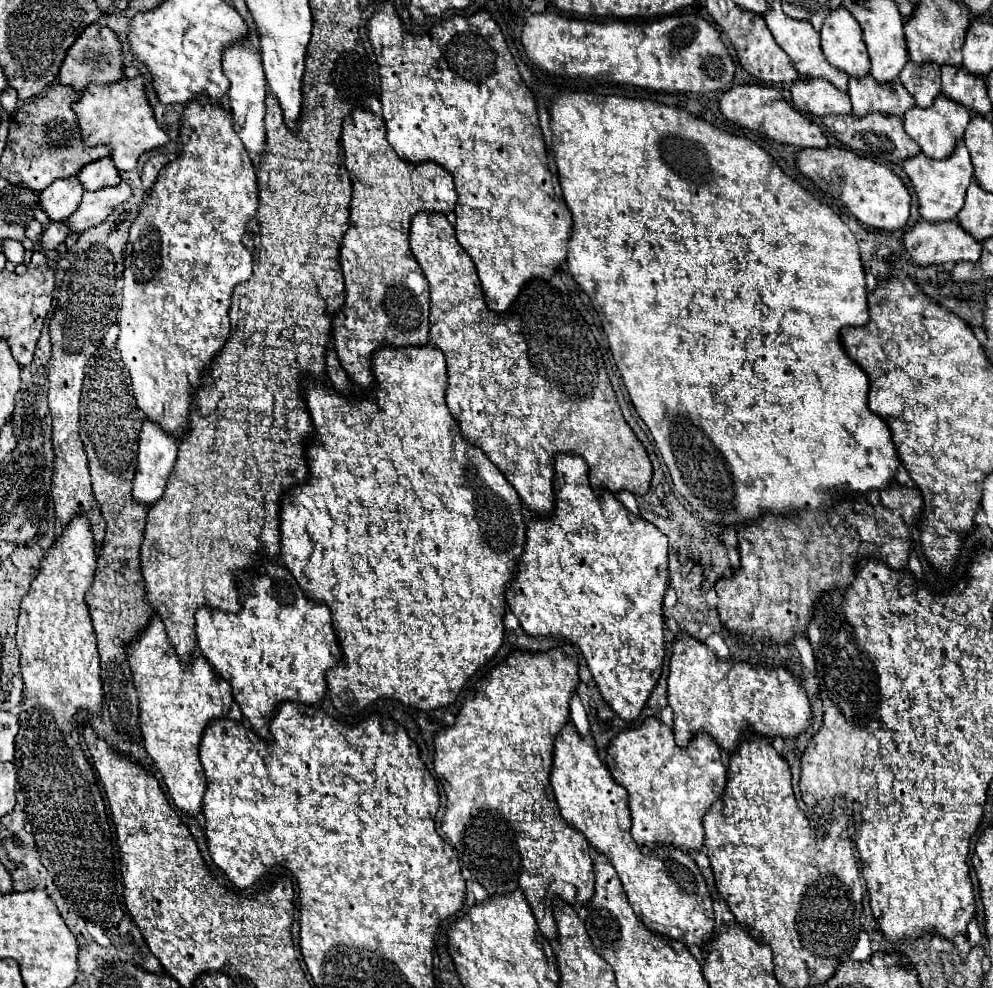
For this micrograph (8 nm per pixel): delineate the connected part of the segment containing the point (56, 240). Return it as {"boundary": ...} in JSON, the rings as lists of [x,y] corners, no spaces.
{"boundary":[[[51,222],[49,228],[43,232],[41,238],[41,248],[43,250],[57,250],[59,244],[63,244],[67,240],[67,236],[71,236],[73,230],[69,228],[69,224],[65,222]]]}

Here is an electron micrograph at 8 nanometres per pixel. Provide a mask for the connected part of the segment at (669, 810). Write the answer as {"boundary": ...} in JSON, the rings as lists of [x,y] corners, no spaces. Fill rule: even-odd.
{"boundary":[[[647,718],[639,728],[625,730],[611,740],[605,762],[615,782],[629,792],[629,810],[633,818],[631,836],[643,854],[649,854],[659,846],[675,846],[685,852],[703,848],[703,816],[717,800],[721,800],[727,784],[727,768],[721,762],[719,746],[711,742],[709,736],[697,736],[691,740],[691,748],[679,750],[673,740],[673,730],[657,718]]]}

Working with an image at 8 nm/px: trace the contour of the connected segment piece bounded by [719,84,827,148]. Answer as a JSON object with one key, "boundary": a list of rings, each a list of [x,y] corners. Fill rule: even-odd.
{"boundary":[[[761,84],[733,86],[731,90],[723,92],[723,96],[719,100],[719,108],[727,120],[731,120],[743,128],[749,128],[749,130],[759,130],[759,132],[767,134],[769,138],[773,138],[775,142],[793,144],[799,148],[823,148],[823,146],[827,146],[827,138],[823,136],[819,126],[813,124],[811,120],[807,120],[795,108],[791,108],[783,100],[781,92],[775,90],[773,86],[761,86]]]}

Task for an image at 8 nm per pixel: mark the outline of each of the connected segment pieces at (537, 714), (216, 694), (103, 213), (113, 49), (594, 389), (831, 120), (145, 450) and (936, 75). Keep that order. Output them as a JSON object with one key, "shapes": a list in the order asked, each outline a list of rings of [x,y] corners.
{"shapes":[[[[571,644],[543,654],[513,652],[487,678],[475,684],[475,692],[463,702],[455,724],[435,734],[433,764],[447,794],[447,812],[441,830],[489,896],[503,896],[515,890],[523,892],[541,934],[549,940],[557,940],[553,898],[561,898],[571,906],[587,906],[595,892],[591,846],[579,830],[573,830],[561,818],[549,782],[555,740],[569,722],[569,702],[577,692],[577,684],[578,656]]],[[[151,616],[147,630],[131,642],[129,664],[139,694],[145,750],[163,774],[175,806],[187,816],[199,816],[203,812],[203,794],[207,790],[205,770],[199,762],[199,744],[209,722],[229,714],[233,704],[231,686],[219,678],[201,656],[193,658],[189,666],[183,666],[167,640],[159,616]]],[[[121,180],[119,186],[101,188],[97,192],[85,192],[81,206],[77,208],[75,216],[71,216],[71,220],[67,222],[71,224],[71,228],[75,228],[75,232],[83,232],[91,226],[101,224],[113,212],[113,208],[125,202],[129,196],[131,186],[127,186],[125,180]]],[[[89,24],[75,40],[75,44],[67,50],[65,60],[59,68],[59,84],[73,86],[77,92],[83,92],[89,84],[111,84],[123,78],[123,56],[121,42],[115,32],[101,24]]],[[[415,214],[413,224],[411,224],[411,232],[409,232],[409,244],[411,244],[411,250],[413,250],[415,260],[419,262],[421,270],[423,270],[427,282],[429,282],[429,288],[431,288],[431,316],[429,316],[431,344],[437,346],[445,354],[445,360],[447,360],[447,374],[449,374],[447,406],[449,406],[451,414],[455,416],[455,420],[459,422],[459,428],[461,428],[463,438],[469,444],[475,444],[475,446],[479,446],[485,452],[485,456],[499,468],[499,472],[507,478],[507,482],[513,484],[513,488],[517,490],[517,494],[523,500],[523,504],[531,512],[535,512],[539,516],[551,516],[553,514],[553,510],[555,510],[555,496],[553,496],[553,472],[555,472],[555,466],[553,464],[555,464],[555,456],[557,454],[575,454],[575,456],[581,456],[589,464],[589,482],[591,482],[591,488],[595,490],[597,496],[603,490],[609,490],[611,494],[617,494],[621,490],[629,490],[633,494],[645,494],[649,490],[649,482],[651,482],[651,474],[653,474],[649,456],[647,456],[643,444],[637,440],[635,432],[629,428],[629,424],[625,422],[625,418],[621,414],[619,402],[615,398],[615,390],[613,390],[613,386],[611,386],[611,382],[607,378],[605,366],[603,366],[601,350],[599,350],[599,346],[597,346],[597,342],[595,342],[595,338],[593,338],[593,334],[589,330],[589,324],[583,320],[583,316],[575,308],[573,300],[567,298],[565,294],[561,294],[549,282],[535,280],[535,282],[529,282],[523,288],[521,296],[515,300],[515,304],[511,306],[511,310],[505,316],[493,314],[487,308],[485,300],[483,300],[483,290],[481,290],[477,272],[473,268],[473,260],[459,246],[457,238],[455,238],[455,230],[447,222],[445,216],[441,216],[441,214]]],[[[853,114],[847,116],[823,116],[823,124],[841,144],[849,146],[853,152],[857,152],[863,158],[869,158],[877,164],[899,164],[911,156],[921,154],[921,148],[907,136],[901,118],[897,116],[883,116],[883,114],[871,114],[863,118],[855,118]]],[[[145,420],[139,434],[137,472],[133,480],[133,498],[151,506],[165,492],[169,474],[177,460],[177,440],[163,432],[155,422]]],[[[907,64],[899,74],[905,90],[915,98],[919,108],[927,108],[935,102],[937,94],[941,94],[941,72],[939,68],[915,68],[915,64]]]]}

